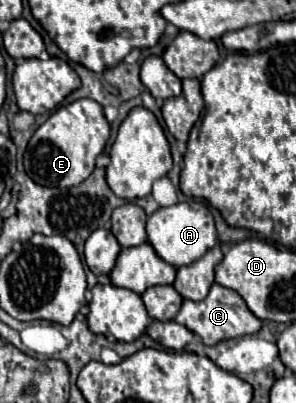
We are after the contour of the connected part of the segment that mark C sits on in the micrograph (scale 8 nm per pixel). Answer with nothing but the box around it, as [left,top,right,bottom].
[175,283,261,345]

